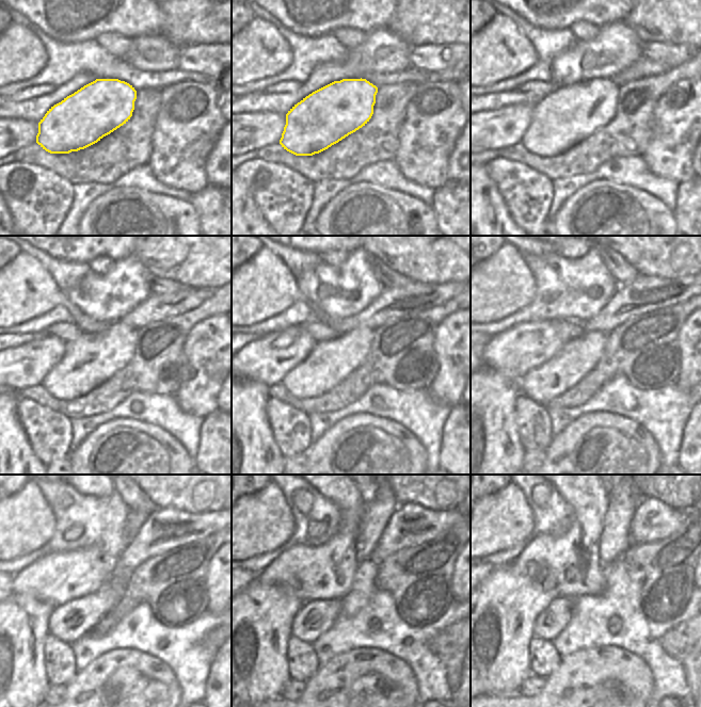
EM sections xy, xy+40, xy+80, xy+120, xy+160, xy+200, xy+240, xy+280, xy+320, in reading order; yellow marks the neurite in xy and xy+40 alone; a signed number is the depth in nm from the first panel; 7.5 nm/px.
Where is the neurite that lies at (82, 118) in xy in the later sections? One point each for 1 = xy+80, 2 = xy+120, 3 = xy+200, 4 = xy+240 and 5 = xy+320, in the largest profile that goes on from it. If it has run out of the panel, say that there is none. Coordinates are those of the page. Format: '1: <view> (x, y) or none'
1: xy+80 (569, 114)
2: xy+120 (91, 358)
3: xy+200 (555, 376)
4: xy+240 (68, 622)
5: xy+320 (552, 621)

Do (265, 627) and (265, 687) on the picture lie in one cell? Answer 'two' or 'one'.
one

